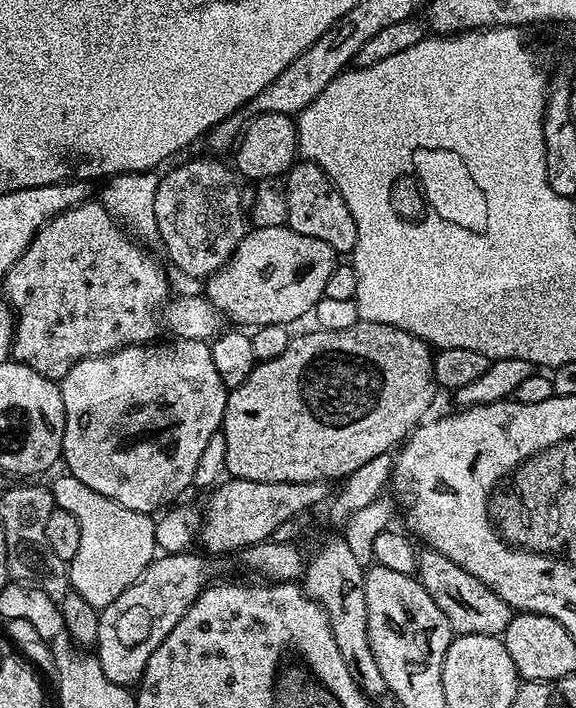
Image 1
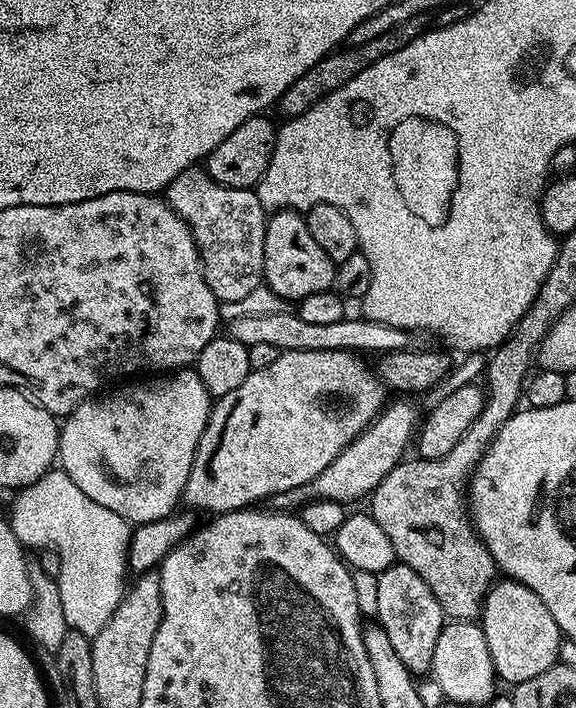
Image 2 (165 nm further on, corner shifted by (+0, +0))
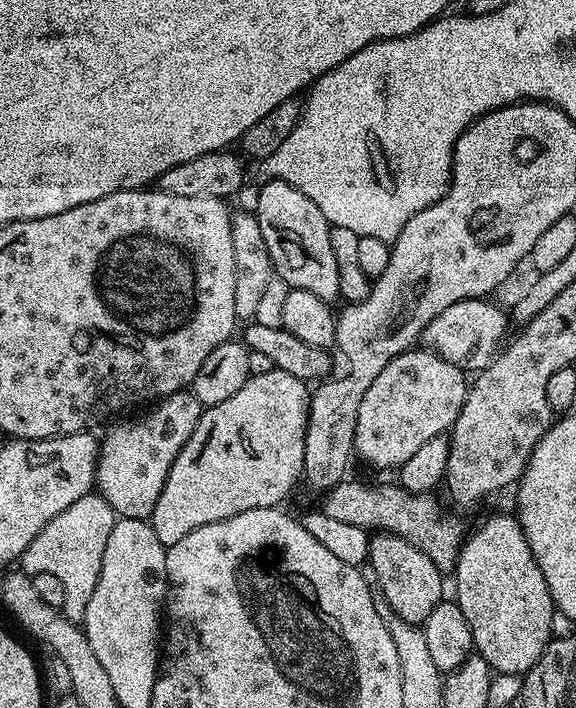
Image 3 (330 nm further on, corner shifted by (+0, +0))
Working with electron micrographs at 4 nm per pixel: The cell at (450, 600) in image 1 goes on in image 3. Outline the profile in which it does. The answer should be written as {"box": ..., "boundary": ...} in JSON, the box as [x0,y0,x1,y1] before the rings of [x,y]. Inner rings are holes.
{"box":[322,478,466,574],"boundary":[[[345,478],[339,484],[323,493],[322,510],[326,518],[335,518],[337,522],[350,522],[350,526],[362,526],[369,530],[393,532],[406,538],[434,566],[438,566],[441,574],[448,574],[455,569],[460,548],[464,544],[466,527],[456,516],[444,516],[435,495],[426,492],[408,492],[399,483],[384,484],[375,488],[372,484],[359,484],[353,478]]]}

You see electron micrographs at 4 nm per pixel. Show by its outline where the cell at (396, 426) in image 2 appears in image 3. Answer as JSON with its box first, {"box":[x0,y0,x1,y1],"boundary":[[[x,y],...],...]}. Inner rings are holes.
{"box":[355,346,469,469],"boundary":[[[416,346],[398,354],[398,358],[391,360],[386,370],[382,370],[382,374],[378,374],[374,382],[370,382],[370,390],[366,390],[362,406],[358,406],[355,455],[359,459],[361,456],[366,463],[373,464],[376,468],[399,469],[406,462],[406,458],[414,455],[424,443],[430,442],[430,438],[443,436],[451,429],[466,402],[469,383],[469,377],[463,368],[446,362],[423,346]]]}

